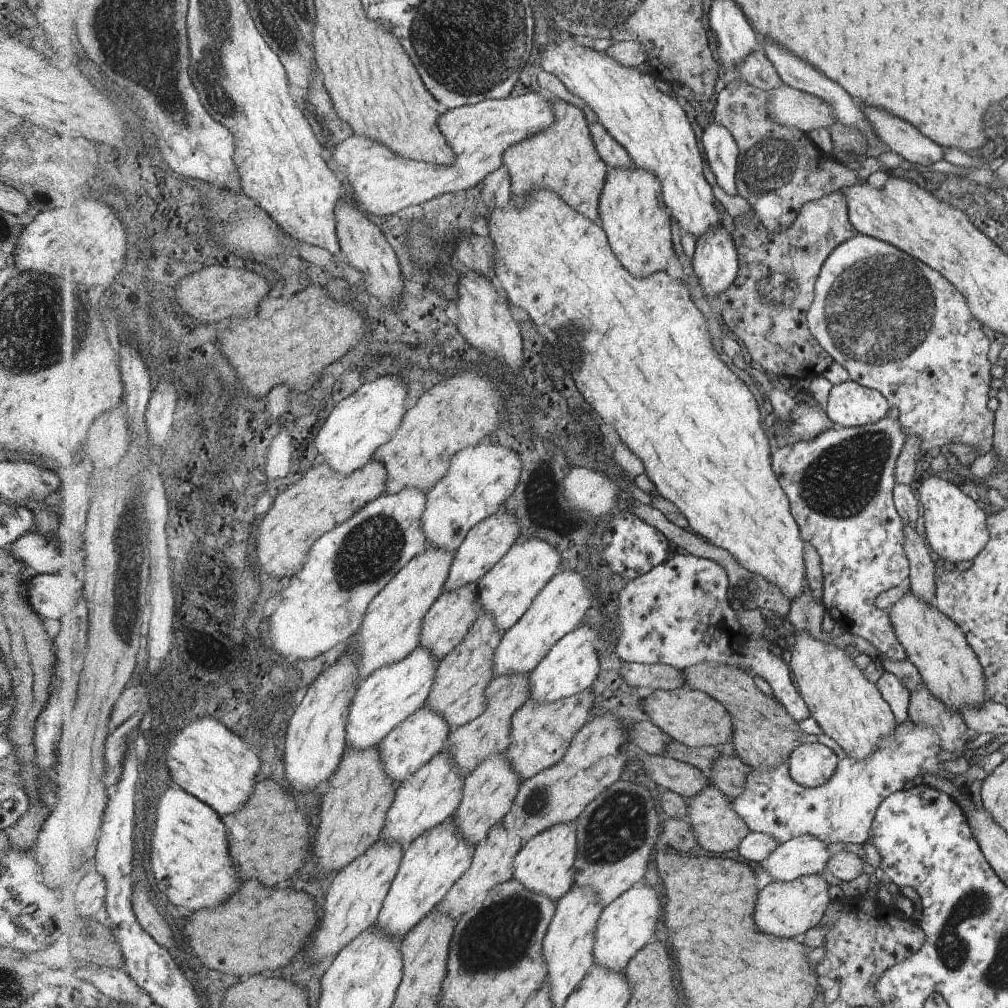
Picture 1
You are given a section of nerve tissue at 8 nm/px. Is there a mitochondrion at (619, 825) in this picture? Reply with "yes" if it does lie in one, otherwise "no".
yes

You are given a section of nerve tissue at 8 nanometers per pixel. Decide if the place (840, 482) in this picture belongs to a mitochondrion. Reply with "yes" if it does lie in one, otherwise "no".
yes

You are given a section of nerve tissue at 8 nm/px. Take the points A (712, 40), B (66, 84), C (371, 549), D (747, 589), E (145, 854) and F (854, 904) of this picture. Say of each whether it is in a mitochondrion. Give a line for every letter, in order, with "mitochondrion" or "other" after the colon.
A: other
B: other
C: mitochondrion
D: mitochondrion
E: other
F: other

